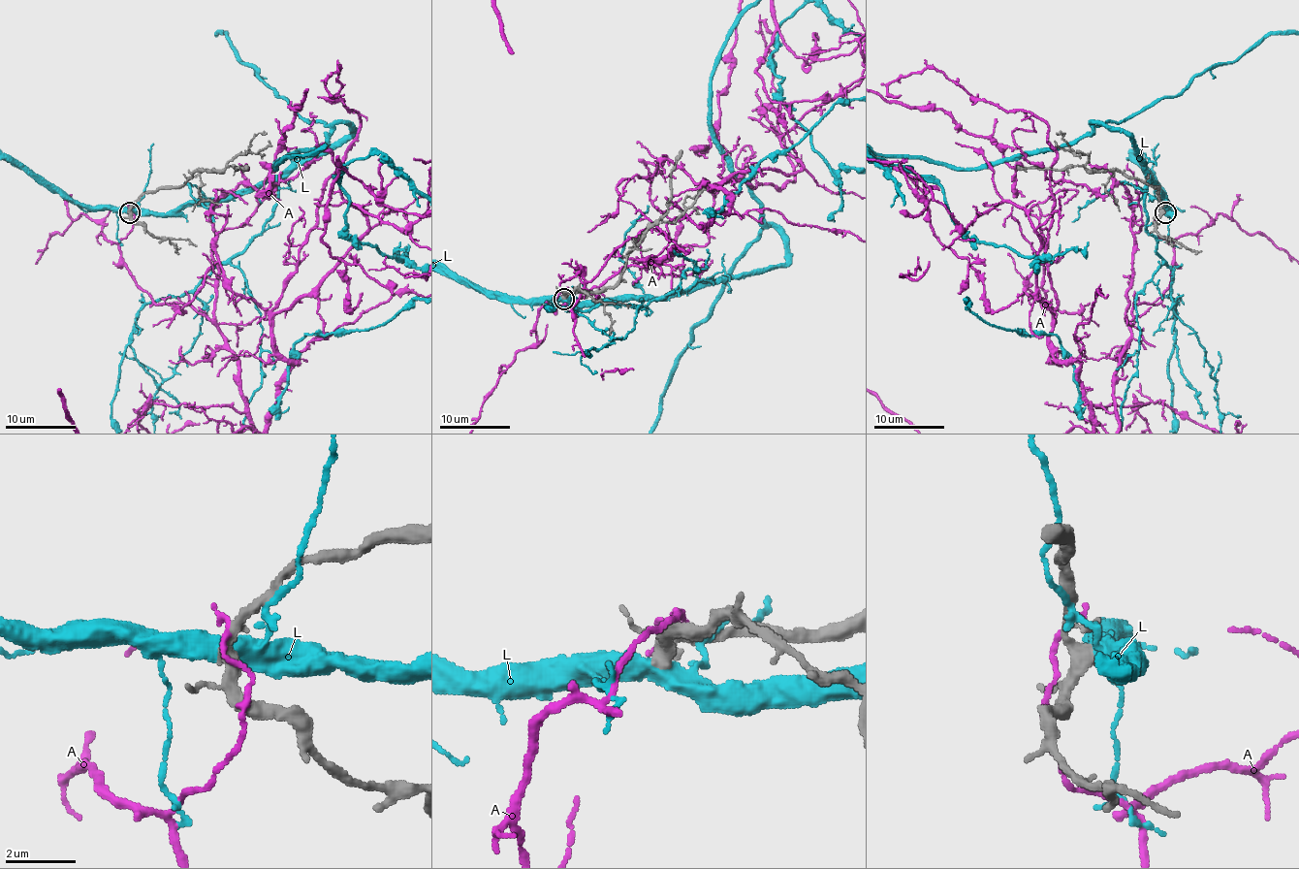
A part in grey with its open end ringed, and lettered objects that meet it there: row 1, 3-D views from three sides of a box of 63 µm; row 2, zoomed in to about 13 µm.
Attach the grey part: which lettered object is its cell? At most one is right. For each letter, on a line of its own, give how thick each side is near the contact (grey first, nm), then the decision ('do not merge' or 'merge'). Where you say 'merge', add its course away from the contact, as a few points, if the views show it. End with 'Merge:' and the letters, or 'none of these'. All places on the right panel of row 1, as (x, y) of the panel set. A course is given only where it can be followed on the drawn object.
A: 240 nm thick on the grey side, 180 nm on the other; do not merge
L: 360 nm thick on the grey side, 460 nm on the other; do not merge
Merge: none of these

